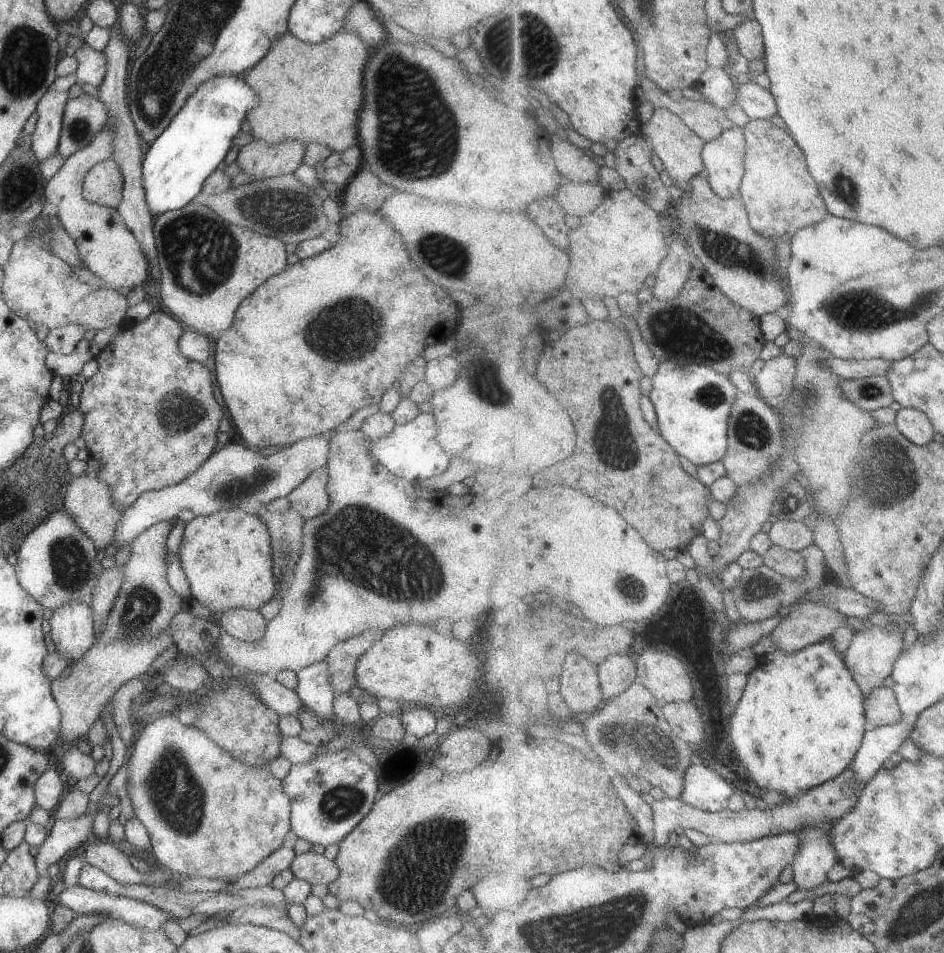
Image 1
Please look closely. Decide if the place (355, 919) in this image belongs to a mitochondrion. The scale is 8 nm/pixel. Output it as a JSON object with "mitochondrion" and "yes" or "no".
{"mitochondrion":"no"}

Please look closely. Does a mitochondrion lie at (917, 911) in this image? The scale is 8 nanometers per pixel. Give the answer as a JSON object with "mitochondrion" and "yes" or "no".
{"mitochondrion":"yes"}

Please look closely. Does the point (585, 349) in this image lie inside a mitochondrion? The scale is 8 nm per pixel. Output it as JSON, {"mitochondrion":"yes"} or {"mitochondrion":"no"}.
{"mitochondrion":"no"}

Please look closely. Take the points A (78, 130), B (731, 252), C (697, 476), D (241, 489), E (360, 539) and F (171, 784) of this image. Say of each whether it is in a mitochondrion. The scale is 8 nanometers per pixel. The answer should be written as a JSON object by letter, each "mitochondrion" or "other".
{"A":"mitochondrion","B":"mitochondrion","C":"other","D":"mitochondrion","E":"mitochondrion","F":"mitochondrion"}

